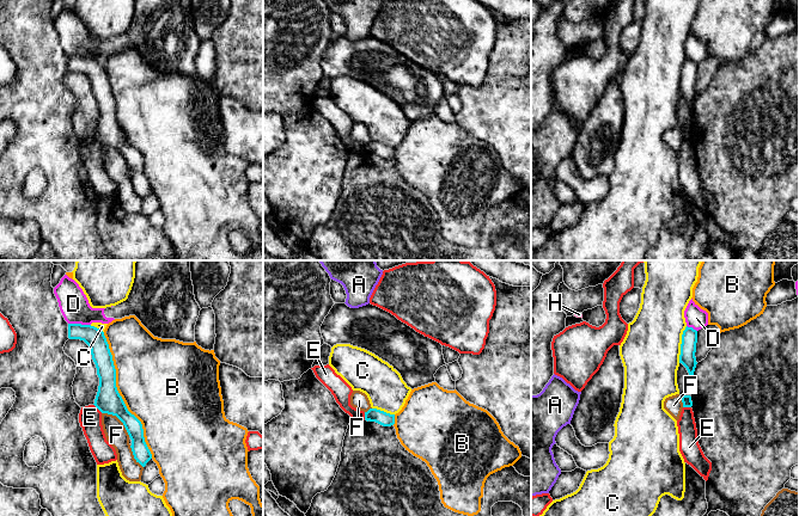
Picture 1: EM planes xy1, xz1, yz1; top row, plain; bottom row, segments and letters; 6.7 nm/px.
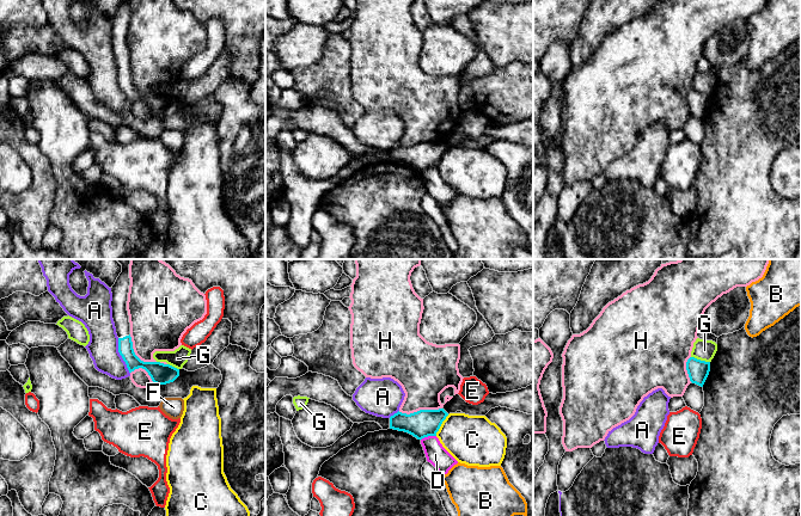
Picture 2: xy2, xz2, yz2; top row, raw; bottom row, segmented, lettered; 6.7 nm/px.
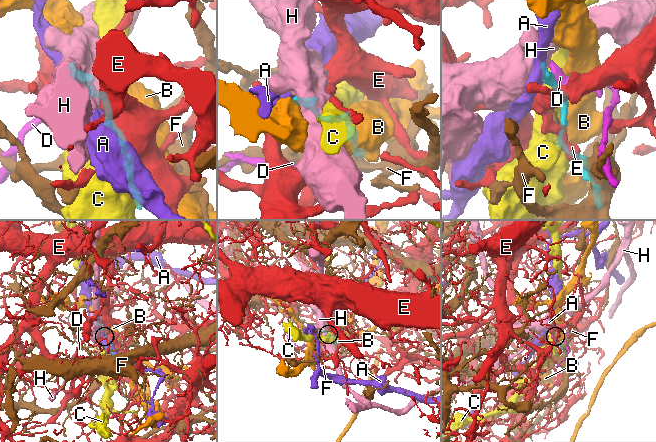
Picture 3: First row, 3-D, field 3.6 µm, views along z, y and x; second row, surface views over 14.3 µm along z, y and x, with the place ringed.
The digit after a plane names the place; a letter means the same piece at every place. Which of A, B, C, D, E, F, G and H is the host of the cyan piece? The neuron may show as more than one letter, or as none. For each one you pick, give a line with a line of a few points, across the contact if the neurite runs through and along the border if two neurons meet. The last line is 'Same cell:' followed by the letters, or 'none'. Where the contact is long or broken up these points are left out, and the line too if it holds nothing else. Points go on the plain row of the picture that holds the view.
Same cell: none

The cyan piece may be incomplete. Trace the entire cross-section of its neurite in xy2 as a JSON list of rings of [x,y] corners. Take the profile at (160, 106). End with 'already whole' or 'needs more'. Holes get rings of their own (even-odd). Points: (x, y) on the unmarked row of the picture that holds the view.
[[[122,0],[122,5],[111,20],[112,51],[118,69],[118,85],[126,94],[129,105],[142,100],[157,117],[173,115],[179,109],[179,102],[160,94],[143,94],[134,85],[130,69],[129,48],[127,43],[129,18],[129,0]]]; needs more

